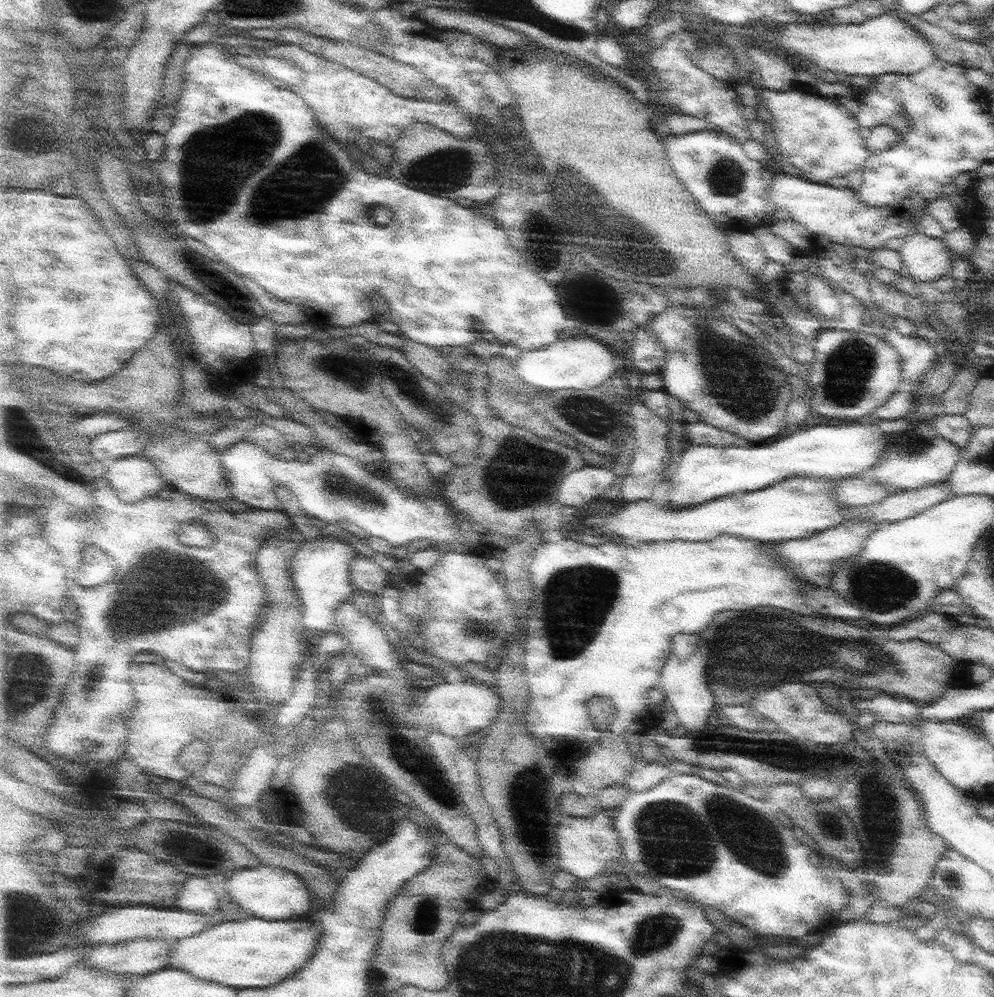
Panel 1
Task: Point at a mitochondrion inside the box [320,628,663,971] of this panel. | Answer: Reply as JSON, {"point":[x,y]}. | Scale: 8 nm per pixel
{"point":[426,919]}

